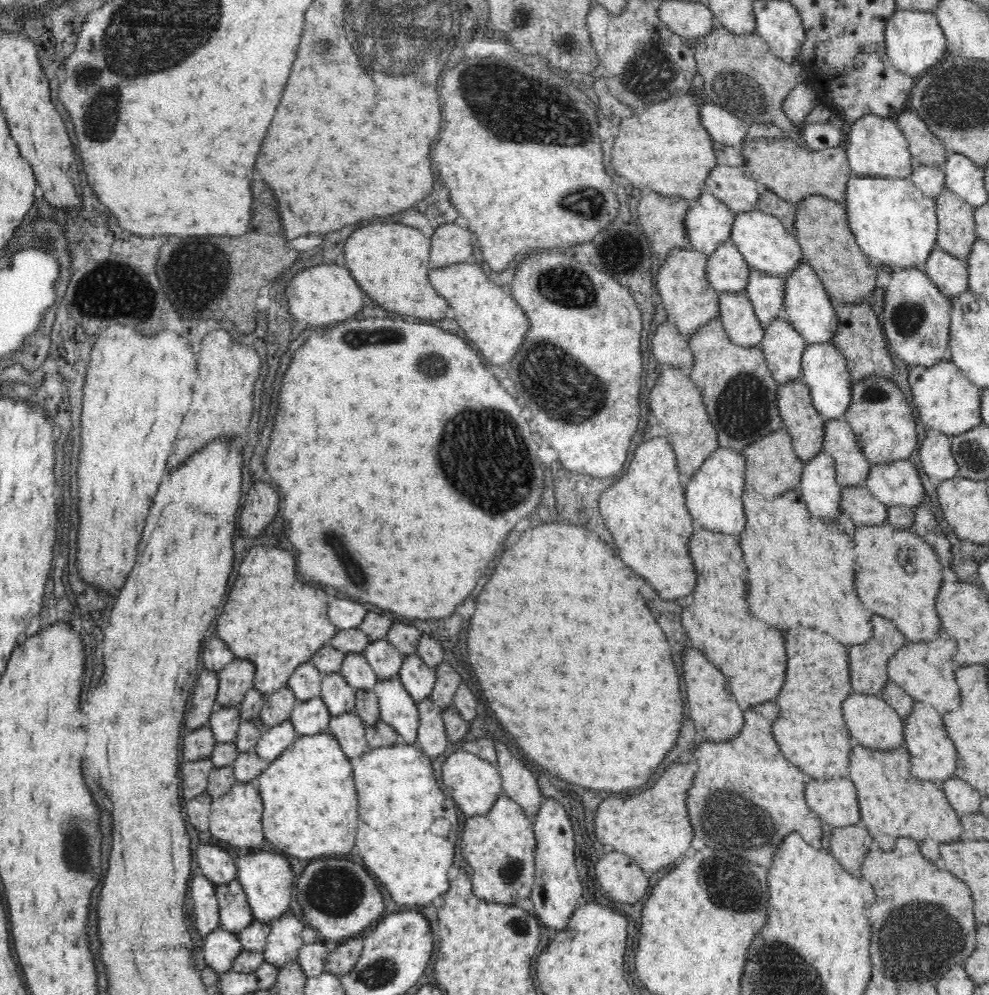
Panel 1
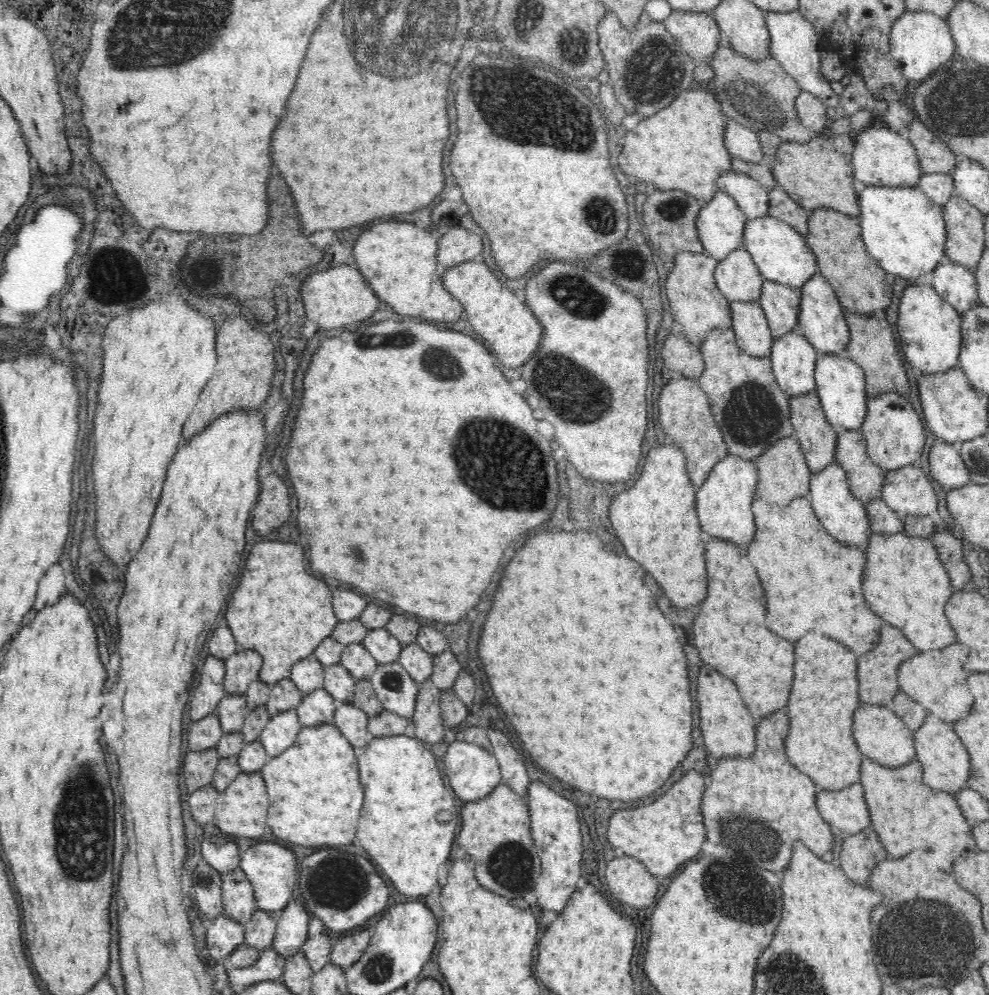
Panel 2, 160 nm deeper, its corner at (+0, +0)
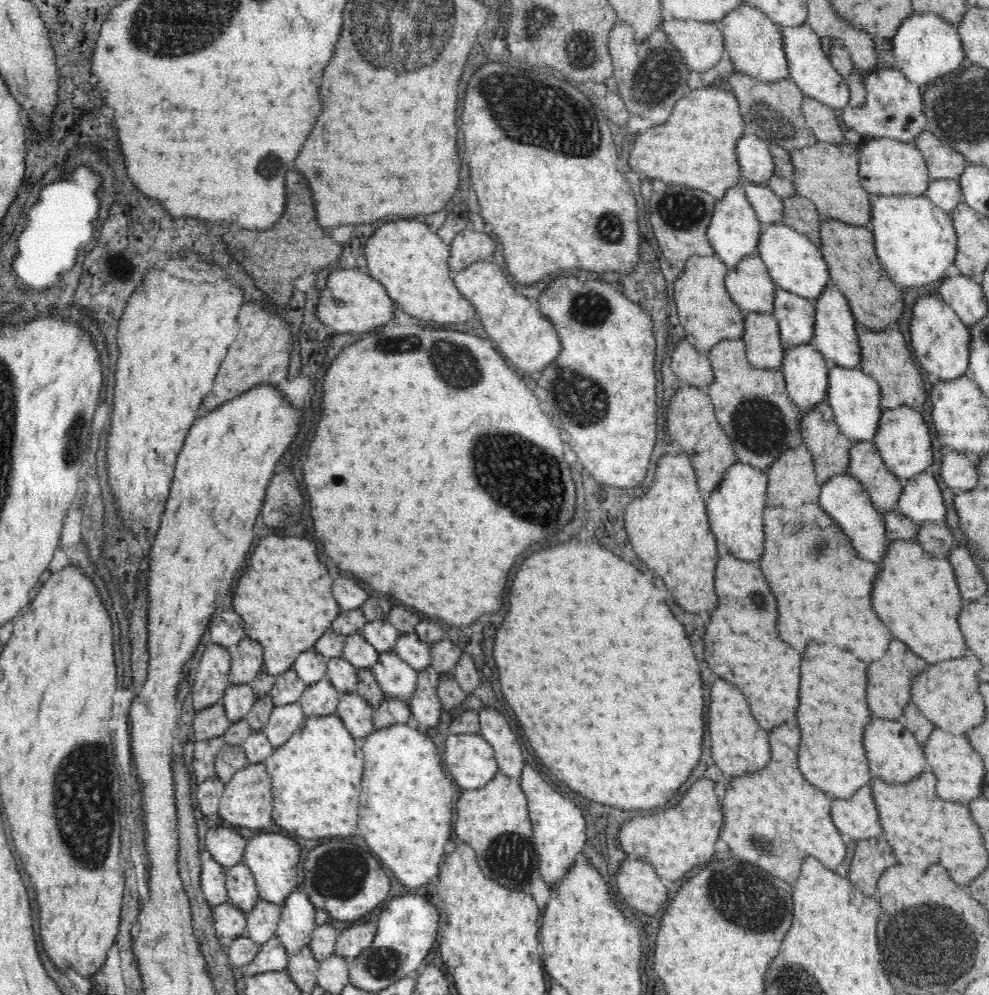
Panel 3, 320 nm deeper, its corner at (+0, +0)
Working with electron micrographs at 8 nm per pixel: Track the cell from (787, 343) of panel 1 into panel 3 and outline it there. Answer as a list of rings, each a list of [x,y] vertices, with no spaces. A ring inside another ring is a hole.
[[[813,344],[785,348],[782,372],[786,391],[803,413],[827,401],[830,365]]]

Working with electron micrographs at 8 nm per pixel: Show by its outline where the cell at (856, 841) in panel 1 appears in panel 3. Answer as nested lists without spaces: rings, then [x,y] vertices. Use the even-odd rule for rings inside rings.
[[[872,838],[858,842],[858,849],[852,860],[850,880],[865,895],[874,895],[884,871],[893,866],[895,861],[893,849],[885,838]]]

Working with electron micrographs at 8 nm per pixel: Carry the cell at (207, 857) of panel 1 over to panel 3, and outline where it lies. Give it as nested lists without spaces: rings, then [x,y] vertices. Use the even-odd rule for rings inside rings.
[[[212,825],[205,836],[208,853],[216,863],[230,868],[243,862],[248,840],[243,838],[236,828]]]

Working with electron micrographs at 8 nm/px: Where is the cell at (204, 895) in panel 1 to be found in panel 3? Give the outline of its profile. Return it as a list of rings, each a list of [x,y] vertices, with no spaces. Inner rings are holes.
[[[212,858],[202,862],[202,890],[212,908],[228,901],[226,878],[227,868],[222,864],[216,863]]]

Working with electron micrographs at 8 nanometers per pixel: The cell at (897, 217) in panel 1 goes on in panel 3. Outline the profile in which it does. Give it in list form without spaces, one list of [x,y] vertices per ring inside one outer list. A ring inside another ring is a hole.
[[[879,195],[871,198],[870,230],[875,253],[886,274],[896,286],[922,288],[942,280],[954,269],[957,254],[957,234],[951,213],[936,206],[922,195]]]

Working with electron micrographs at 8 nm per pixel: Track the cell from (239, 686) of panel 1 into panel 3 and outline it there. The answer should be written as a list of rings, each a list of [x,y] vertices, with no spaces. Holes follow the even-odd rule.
[[[249,637],[230,647],[229,653],[231,654],[230,684],[251,683],[264,668],[263,646]]]

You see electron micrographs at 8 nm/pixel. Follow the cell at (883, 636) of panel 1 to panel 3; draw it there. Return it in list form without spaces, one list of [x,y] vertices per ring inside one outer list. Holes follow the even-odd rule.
[[[900,640],[890,642],[890,650],[868,666],[868,688],[866,688],[867,705],[873,717],[881,719],[902,720],[904,708],[912,703],[911,683],[916,675],[925,671],[928,664],[914,654],[910,647]]]

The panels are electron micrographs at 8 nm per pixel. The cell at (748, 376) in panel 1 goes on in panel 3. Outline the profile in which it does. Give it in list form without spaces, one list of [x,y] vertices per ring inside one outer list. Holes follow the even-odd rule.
[[[723,339],[708,353],[715,380],[706,388],[706,394],[713,402],[715,415],[724,433],[731,440],[733,449],[738,455],[739,462],[748,463],[756,469],[766,472],[771,463],[787,450],[798,448],[803,444],[799,422],[803,412],[798,405],[788,397],[786,379],[779,370],[764,370],[754,368],[748,361],[743,339]]]

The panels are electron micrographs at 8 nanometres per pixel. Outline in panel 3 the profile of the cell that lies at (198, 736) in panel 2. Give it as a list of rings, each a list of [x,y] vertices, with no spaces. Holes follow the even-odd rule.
[[[222,700],[194,713],[192,728],[194,728],[196,741],[214,738],[214,736],[223,736],[232,722],[227,717]]]

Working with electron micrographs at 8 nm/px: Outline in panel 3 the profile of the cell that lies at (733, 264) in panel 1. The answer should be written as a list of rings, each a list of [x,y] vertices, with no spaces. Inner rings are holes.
[[[759,253],[751,254],[729,269],[727,292],[743,312],[770,313],[774,310],[776,286]]]

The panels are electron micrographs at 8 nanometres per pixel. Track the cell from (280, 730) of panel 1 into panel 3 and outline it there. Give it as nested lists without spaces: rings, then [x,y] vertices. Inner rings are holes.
[[[299,701],[274,706],[263,731],[274,748],[284,744],[305,720]]]

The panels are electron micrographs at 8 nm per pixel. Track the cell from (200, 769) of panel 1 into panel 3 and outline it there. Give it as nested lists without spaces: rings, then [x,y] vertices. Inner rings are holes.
[[[214,736],[214,738],[206,738],[206,740],[195,742],[192,770],[194,770],[196,782],[204,782],[208,778],[217,776],[215,758],[225,743],[223,736]]]

